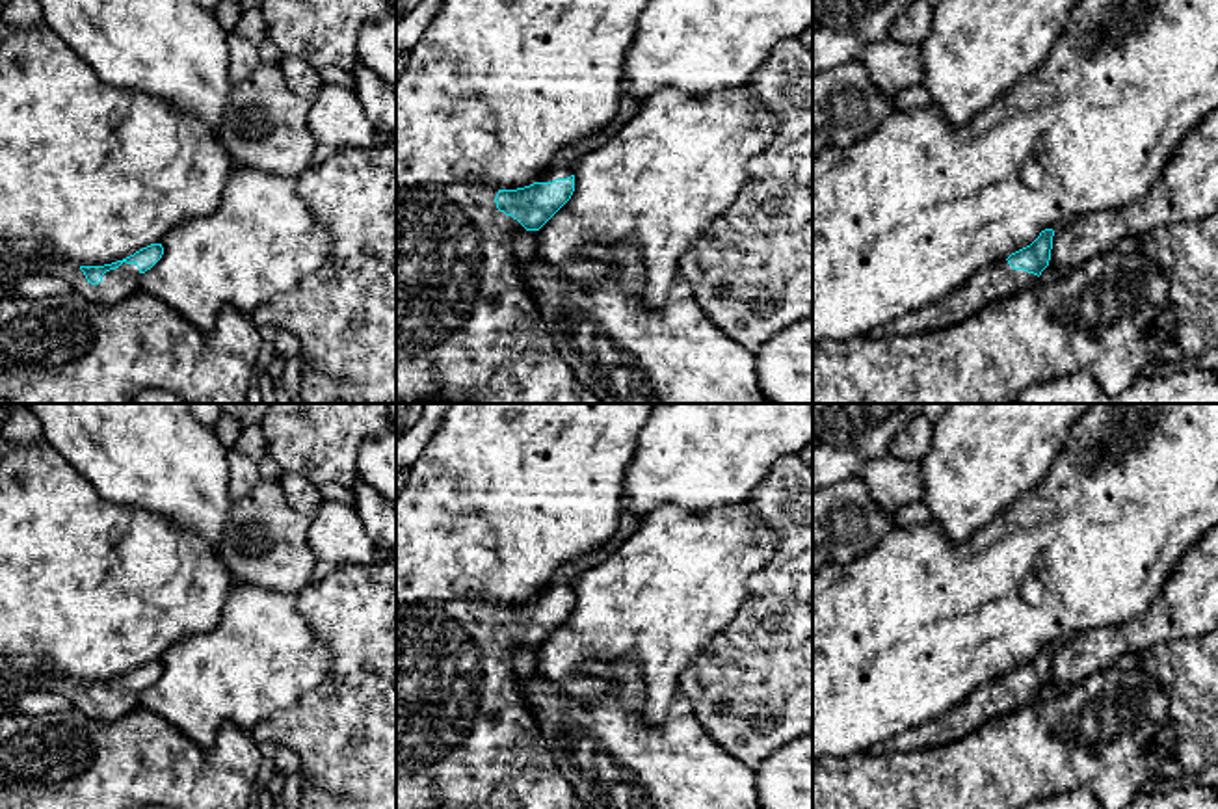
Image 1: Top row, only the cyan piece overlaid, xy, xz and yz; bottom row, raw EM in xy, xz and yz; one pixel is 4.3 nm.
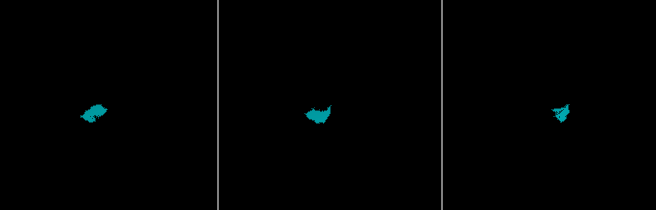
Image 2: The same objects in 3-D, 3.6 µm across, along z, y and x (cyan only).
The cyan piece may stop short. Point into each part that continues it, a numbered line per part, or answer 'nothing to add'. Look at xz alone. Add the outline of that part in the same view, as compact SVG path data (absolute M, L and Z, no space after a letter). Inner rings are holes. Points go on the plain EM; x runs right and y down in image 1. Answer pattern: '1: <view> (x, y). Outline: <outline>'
1: xz (562, 584). Outline: M625 506L621 510L621 521L617 532L599 549L582 554L576 560L567 562L556 573L556 578L541 595L541 599L552 599L556 595L567 595L573 591L573 582L589 567L602 562L619 543L623 543L640 526L640 517L630 513Z
2: xz (465, 739). Outline: M480 599L420 601L396 604L396 809L589 809L554 764L534 722L511 666L519 638L496 625L498 606Z

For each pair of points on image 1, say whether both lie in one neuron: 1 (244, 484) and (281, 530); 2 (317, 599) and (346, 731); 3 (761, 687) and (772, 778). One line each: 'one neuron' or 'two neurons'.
1: two neurons
2: one neuron
3: two neurons

